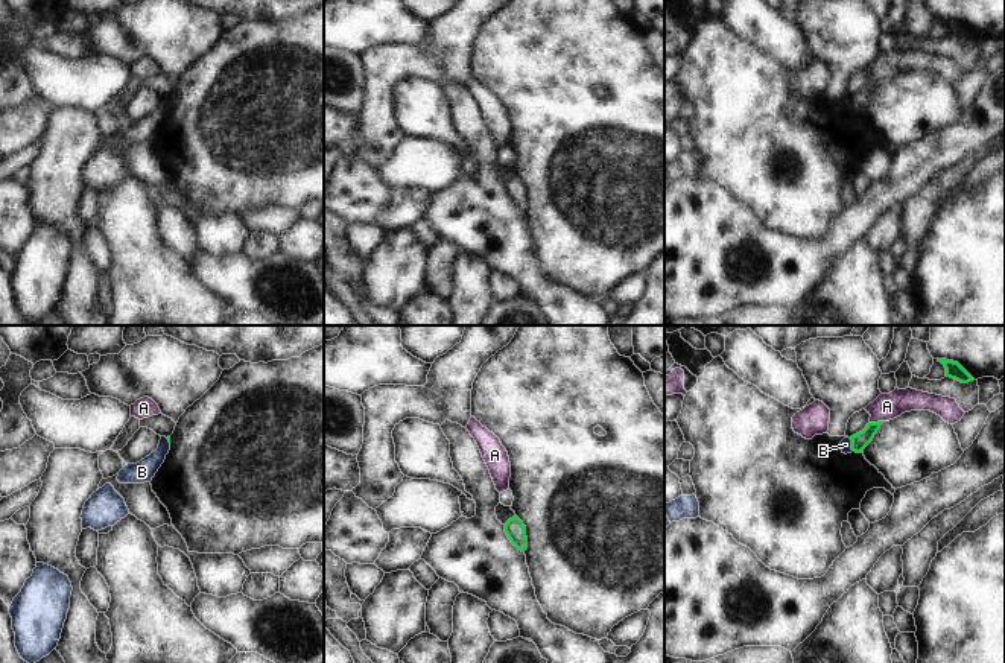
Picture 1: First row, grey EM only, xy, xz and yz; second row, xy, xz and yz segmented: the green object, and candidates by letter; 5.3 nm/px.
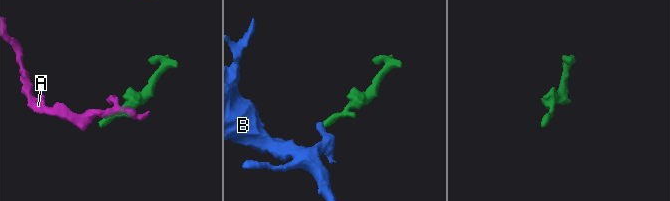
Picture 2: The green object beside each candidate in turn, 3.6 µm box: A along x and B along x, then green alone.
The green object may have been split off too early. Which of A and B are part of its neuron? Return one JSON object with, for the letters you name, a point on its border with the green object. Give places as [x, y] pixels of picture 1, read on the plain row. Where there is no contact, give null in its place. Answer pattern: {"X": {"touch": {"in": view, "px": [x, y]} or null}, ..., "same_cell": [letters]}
{"same_cell": []}

